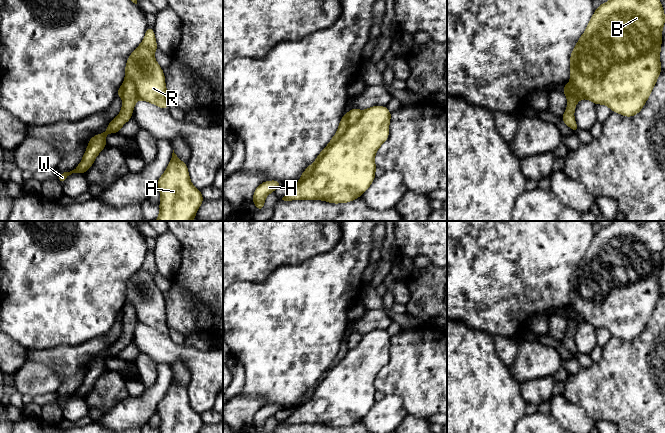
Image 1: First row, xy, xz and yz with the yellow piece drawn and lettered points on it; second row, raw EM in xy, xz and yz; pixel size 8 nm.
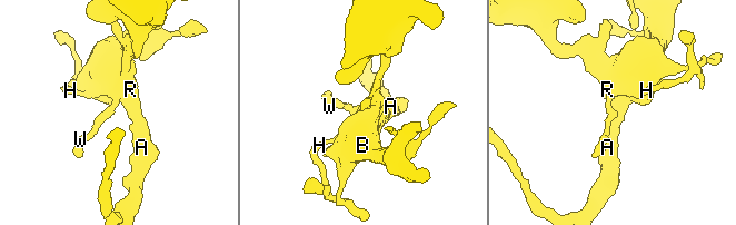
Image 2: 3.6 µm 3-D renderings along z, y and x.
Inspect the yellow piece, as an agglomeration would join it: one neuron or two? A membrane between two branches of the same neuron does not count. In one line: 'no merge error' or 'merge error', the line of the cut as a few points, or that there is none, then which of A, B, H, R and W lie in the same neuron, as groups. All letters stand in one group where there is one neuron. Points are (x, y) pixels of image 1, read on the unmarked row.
merge error; cut in xz along (362, 335), (362, 338), (354, 347), (347, 348); A B H R / W

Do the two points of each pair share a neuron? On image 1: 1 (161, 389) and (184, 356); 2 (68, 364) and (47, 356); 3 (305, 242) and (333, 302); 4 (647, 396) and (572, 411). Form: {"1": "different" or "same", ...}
{"1": "different", "2": "same", "3": "different", "4": "different"}

